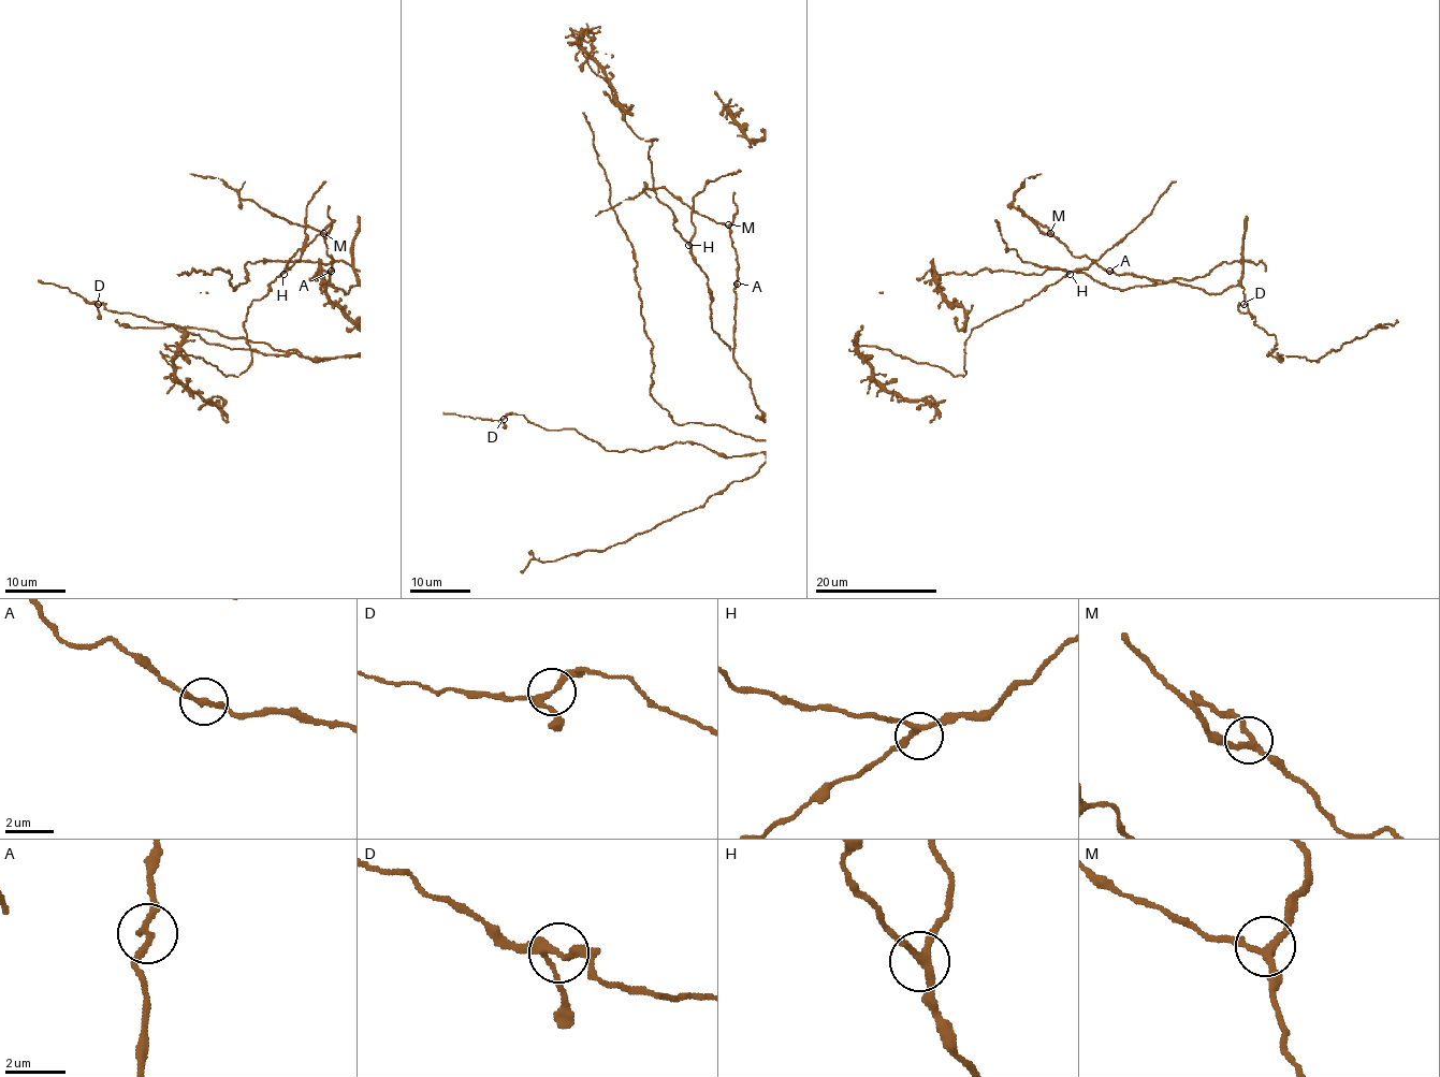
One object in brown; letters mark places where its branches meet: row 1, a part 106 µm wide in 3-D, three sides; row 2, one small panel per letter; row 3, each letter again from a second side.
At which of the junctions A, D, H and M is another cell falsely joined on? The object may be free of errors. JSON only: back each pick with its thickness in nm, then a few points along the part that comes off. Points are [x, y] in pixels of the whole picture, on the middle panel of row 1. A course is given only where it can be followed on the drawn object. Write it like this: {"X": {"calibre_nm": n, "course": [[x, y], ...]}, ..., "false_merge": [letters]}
{"false_merge": []}

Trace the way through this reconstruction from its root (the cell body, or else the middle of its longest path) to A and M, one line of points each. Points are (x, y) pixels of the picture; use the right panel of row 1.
A: (1071, 252), (1076, 257), (1087, 256), (1109, 271)
M: (1071, 252), (1050, 233)

